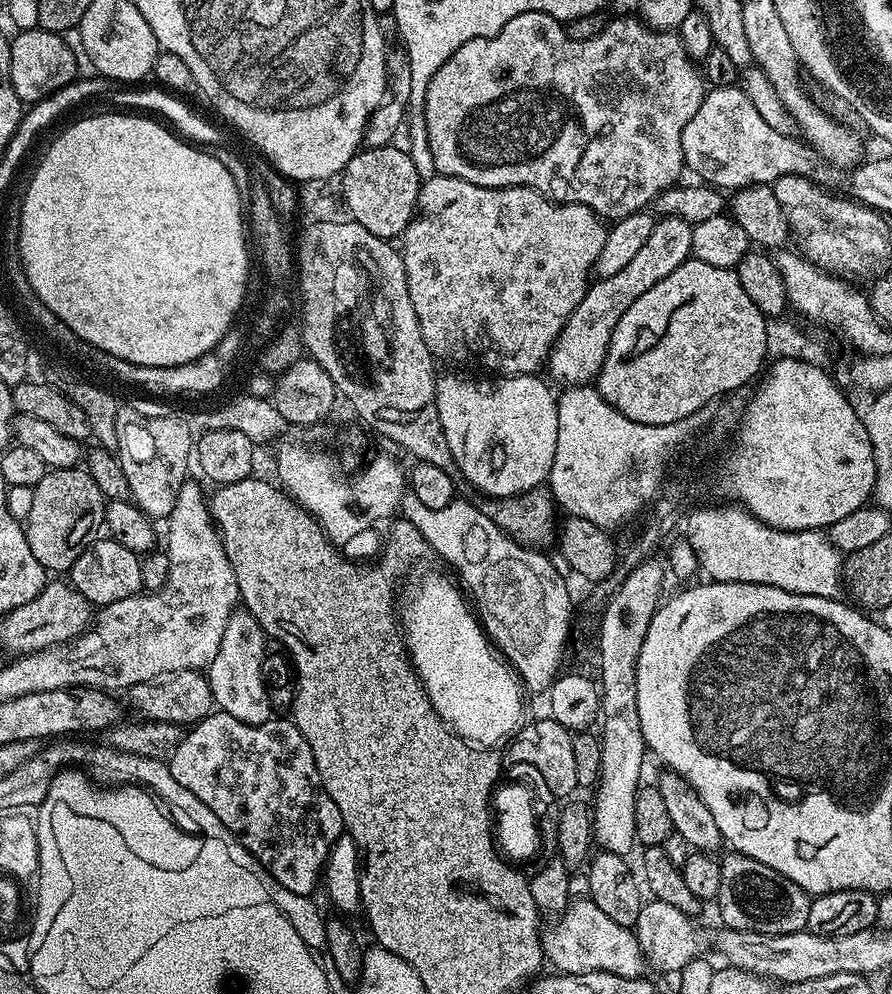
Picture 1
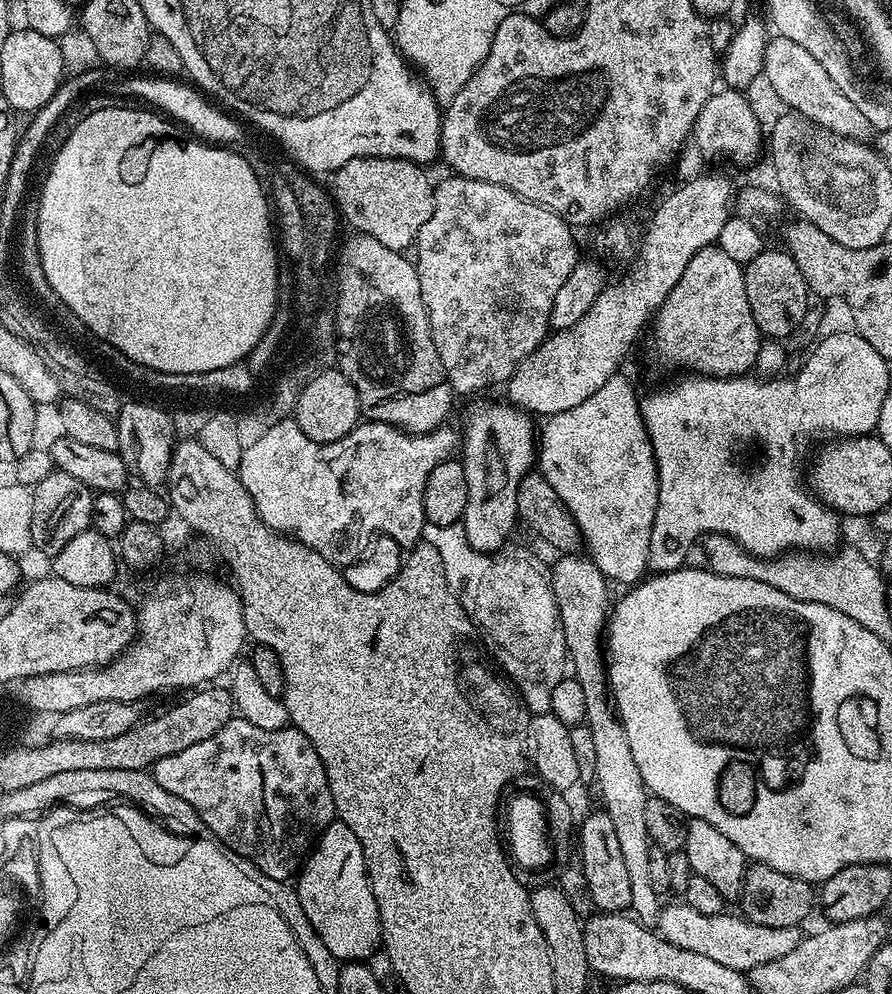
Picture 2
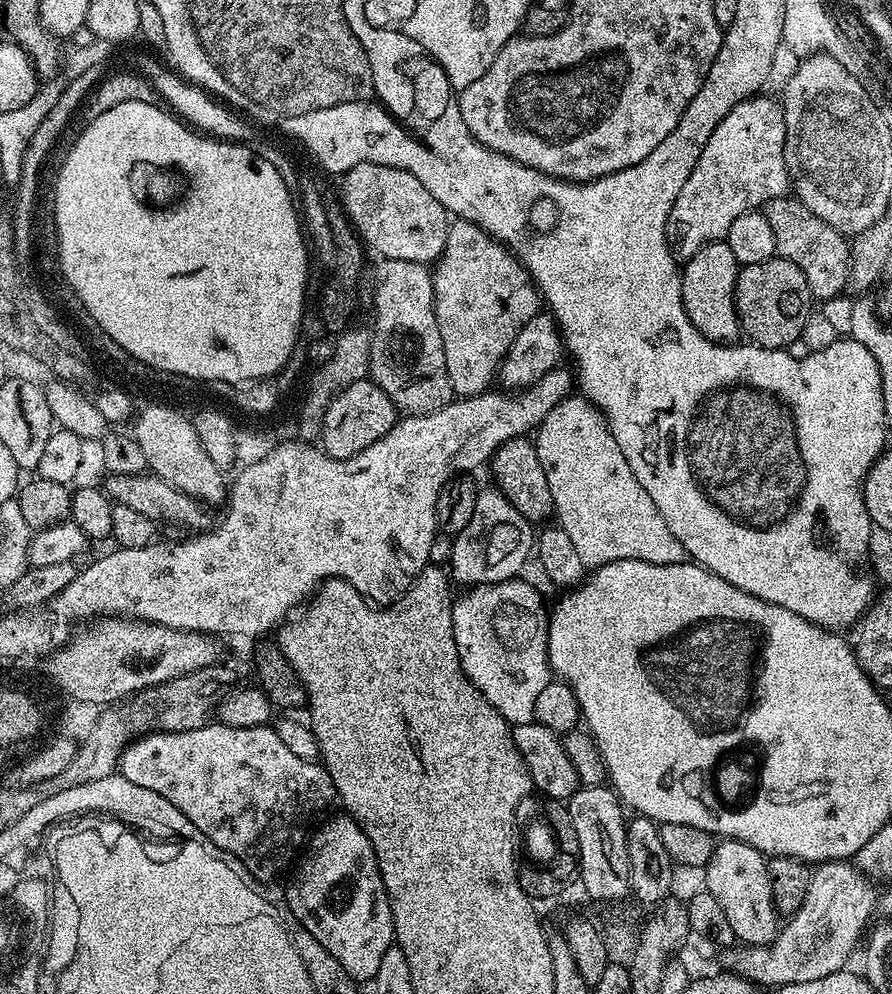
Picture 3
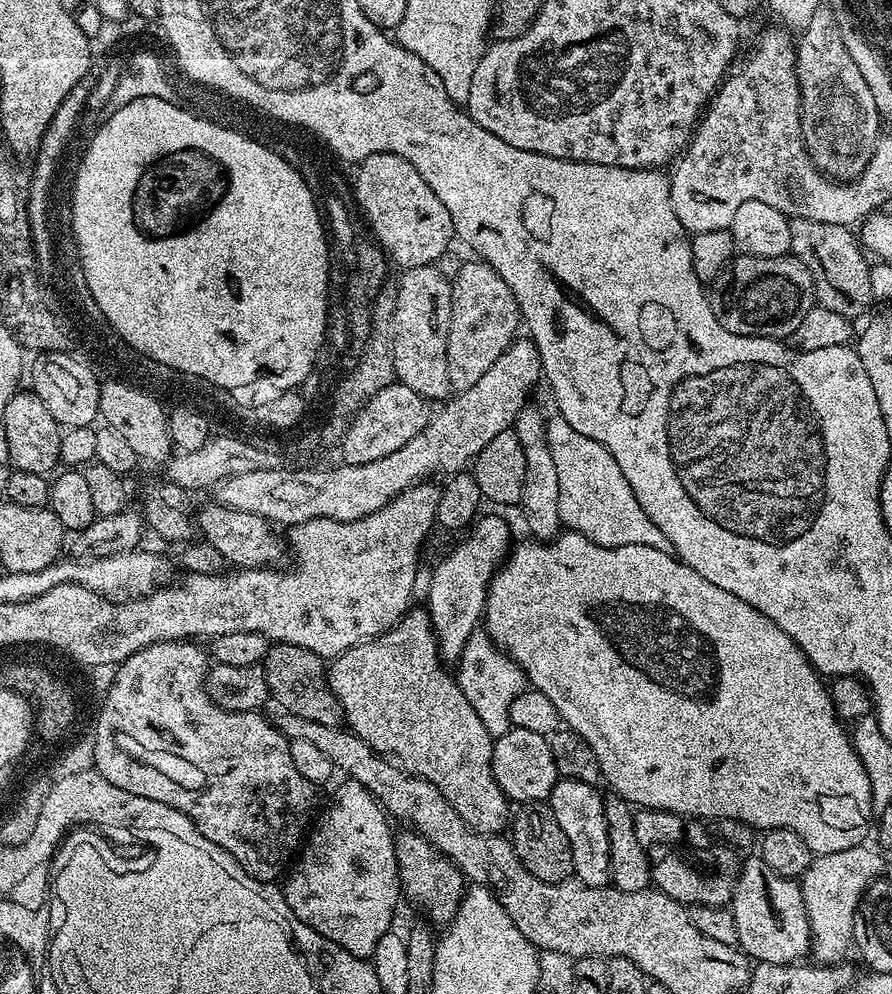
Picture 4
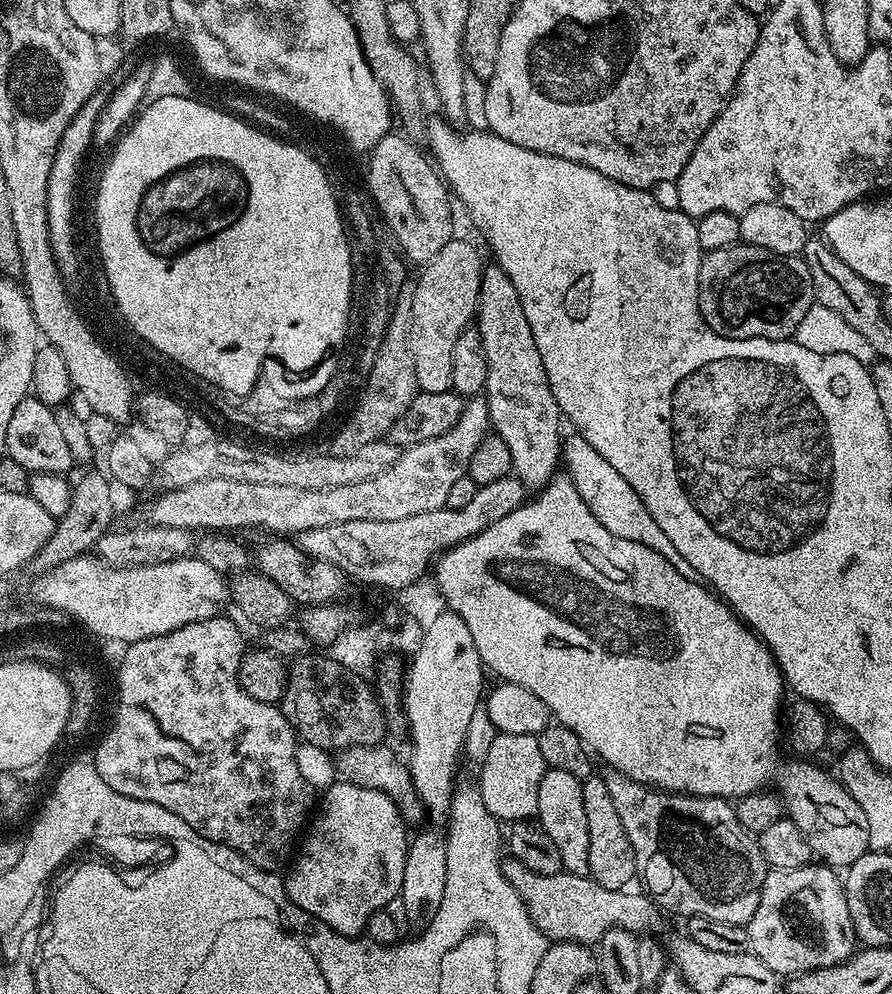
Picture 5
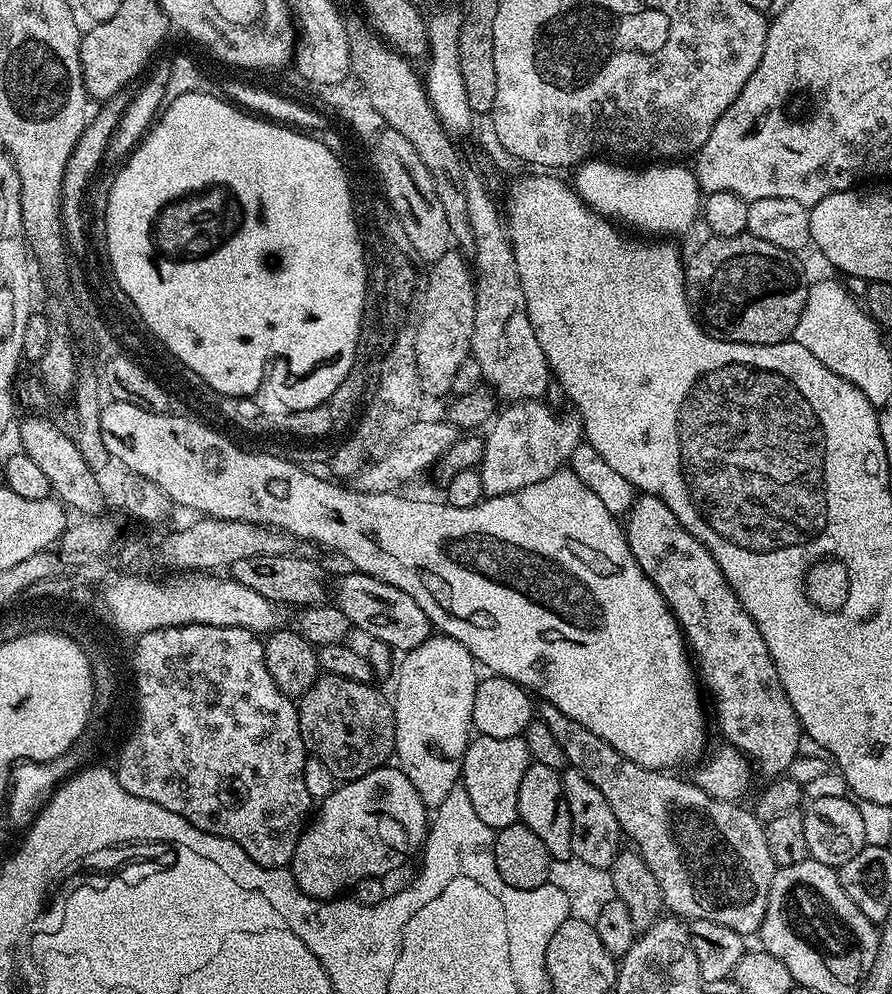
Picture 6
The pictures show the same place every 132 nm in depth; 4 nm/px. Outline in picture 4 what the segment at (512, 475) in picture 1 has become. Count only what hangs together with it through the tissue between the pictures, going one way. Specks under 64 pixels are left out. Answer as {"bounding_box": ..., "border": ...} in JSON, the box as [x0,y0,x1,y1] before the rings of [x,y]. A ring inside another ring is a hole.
{"bounding_box":[426,516,514,662],"border":[[[483,516],[471,525],[469,536],[433,570],[428,580],[426,611],[440,641],[440,658],[445,662],[459,661],[470,634],[481,627],[488,584],[514,547],[507,522],[500,516]]]}

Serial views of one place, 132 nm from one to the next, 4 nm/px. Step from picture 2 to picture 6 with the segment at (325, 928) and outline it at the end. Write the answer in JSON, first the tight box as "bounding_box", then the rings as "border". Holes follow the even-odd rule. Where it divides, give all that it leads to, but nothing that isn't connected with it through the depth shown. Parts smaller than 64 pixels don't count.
{"bounding_box":[290,766,430,900],"border":[[[385,766],[357,780],[341,783],[326,799],[319,801],[310,823],[300,833],[296,853],[292,855],[290,871],[298,886],[306,894],[319,900],[335,900],[367,876],[387,877],[387,872],[400,868],[411,852],[419,853],[428,839],[430,810],[418,798],[418,790],[410,778],[396,766]]]}

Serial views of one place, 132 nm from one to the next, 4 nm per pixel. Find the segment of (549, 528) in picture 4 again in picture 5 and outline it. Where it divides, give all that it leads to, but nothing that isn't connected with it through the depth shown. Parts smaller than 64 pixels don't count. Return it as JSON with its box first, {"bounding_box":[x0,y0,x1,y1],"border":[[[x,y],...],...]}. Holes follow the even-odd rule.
{"bounding_box":[474,266,562,489],"border":[[[489,266],[481,271],[474,328],[486,358],[482,396],[488,402],[491,431],[506,442],[512,459],[512,472],[525,489],[545,488],[562,464],[560,407],[550,390],[546,366],[542,366],[542,354],[538,354],[538,346],[534,346],[534,334],[530,334],[530,322],[526,322],[518,290],[514,290],[514,282],[510,282],[508,275],[498,267]]]}

